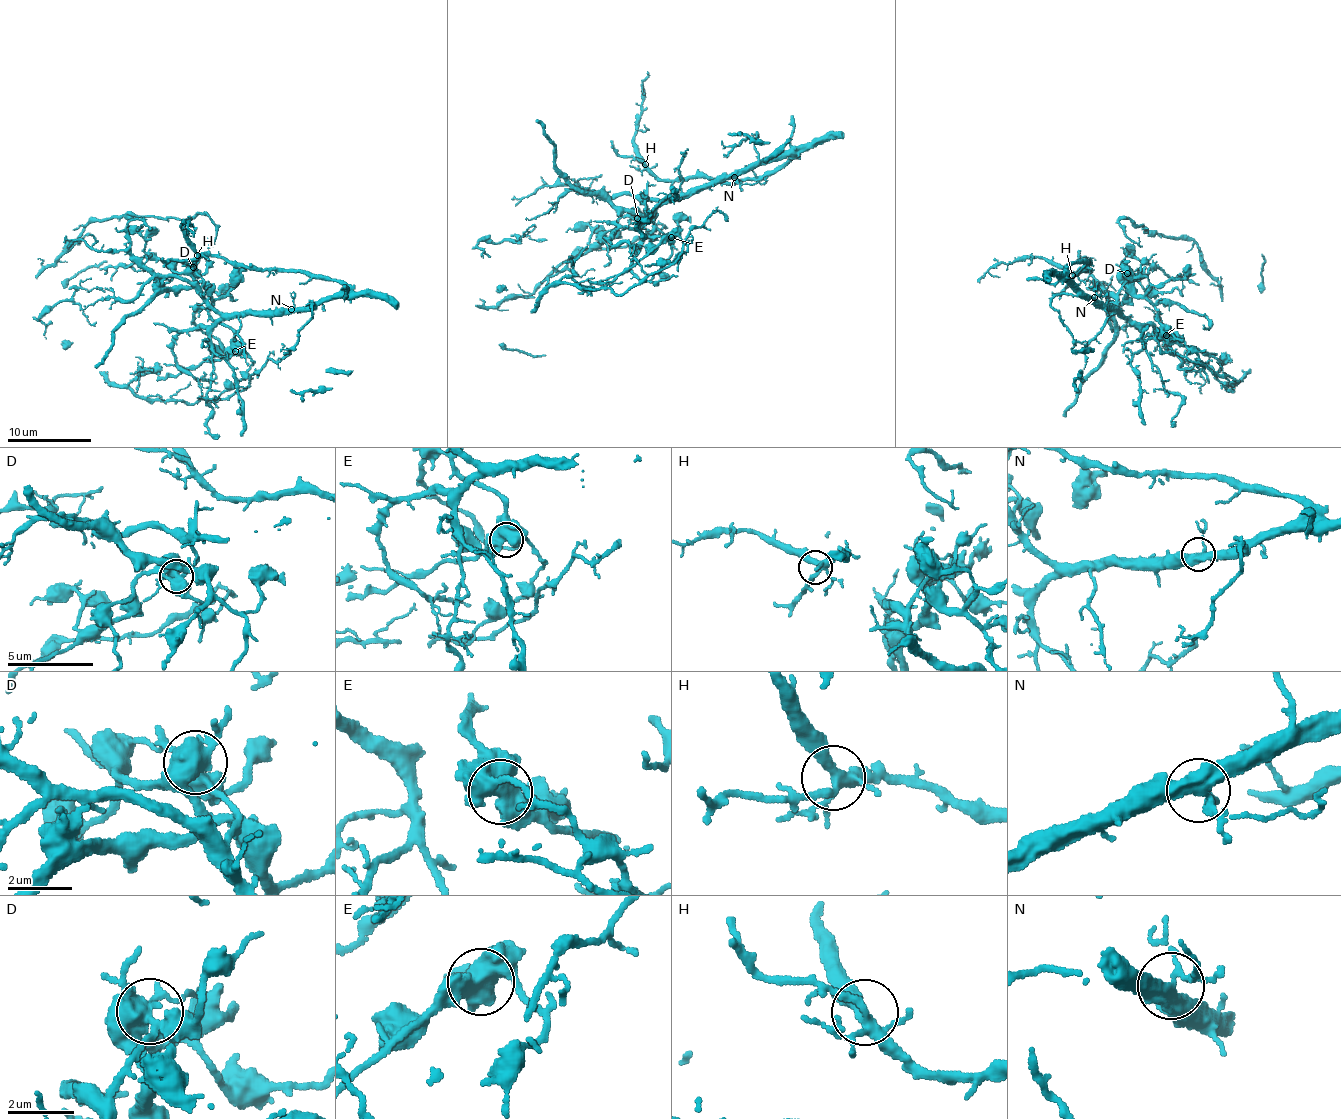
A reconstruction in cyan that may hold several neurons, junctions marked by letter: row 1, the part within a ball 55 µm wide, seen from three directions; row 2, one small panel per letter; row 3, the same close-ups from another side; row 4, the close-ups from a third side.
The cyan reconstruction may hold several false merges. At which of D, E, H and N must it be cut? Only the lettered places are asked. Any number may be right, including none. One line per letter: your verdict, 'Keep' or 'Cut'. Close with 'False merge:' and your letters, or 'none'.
D: Cut
E: Keep
H: Keep
N: Keep
False merge: D

